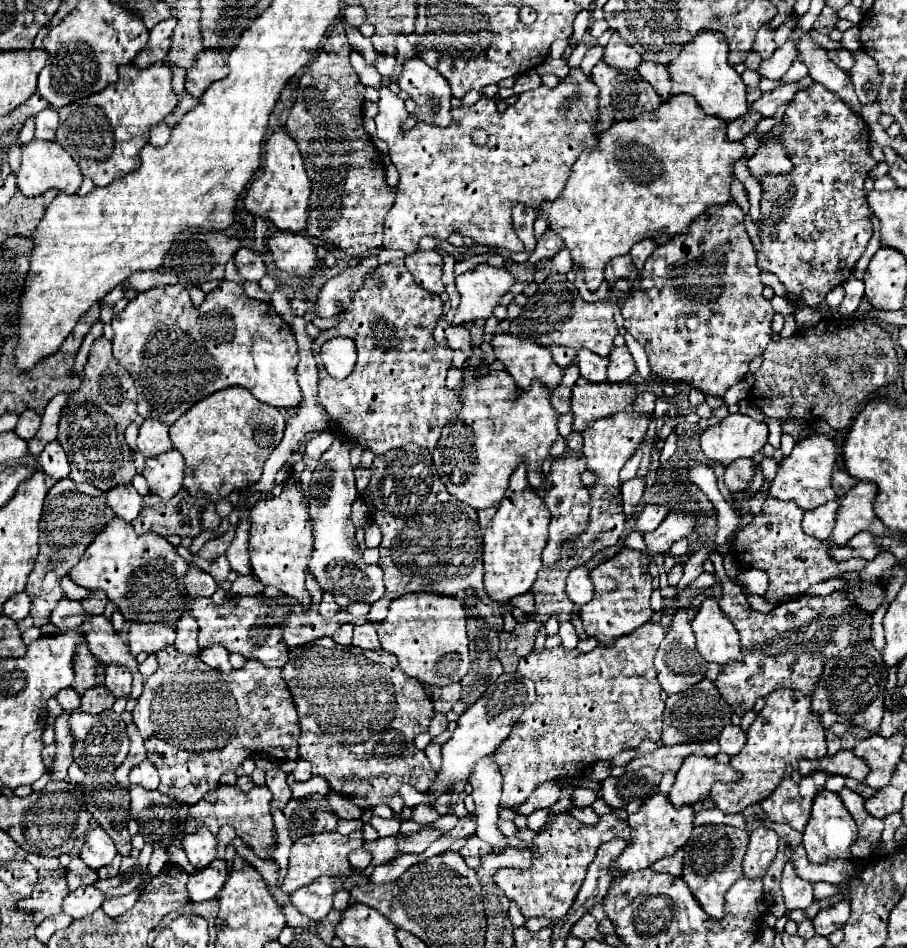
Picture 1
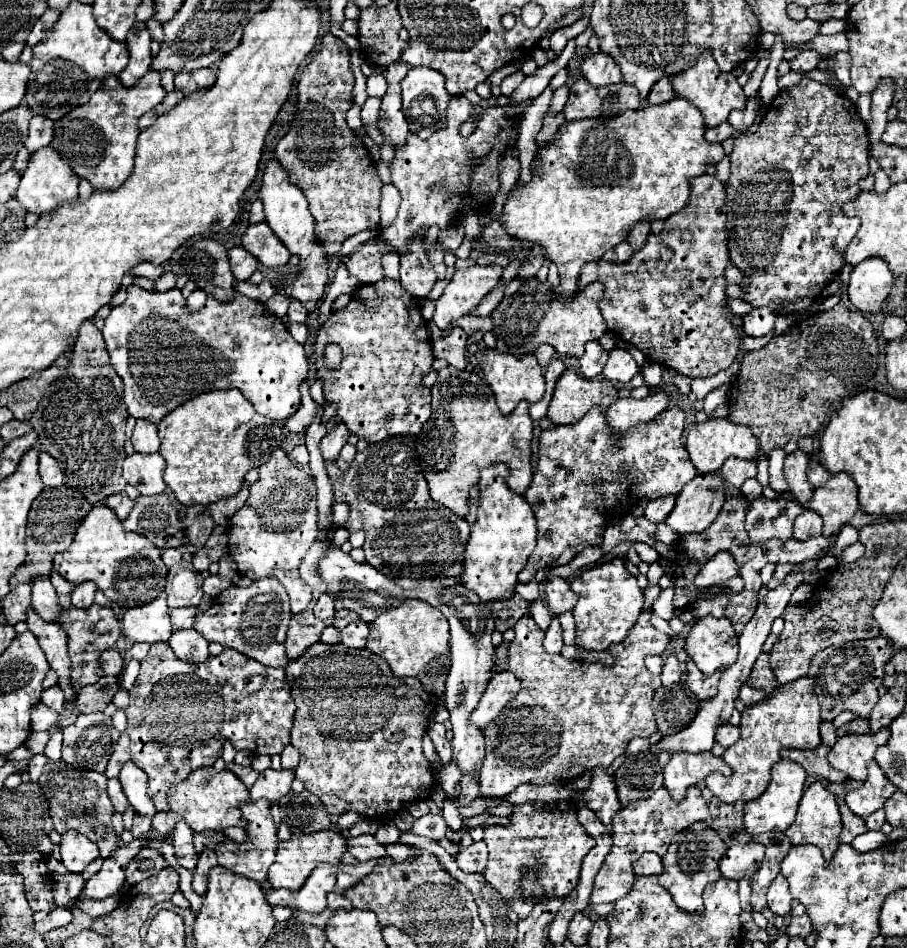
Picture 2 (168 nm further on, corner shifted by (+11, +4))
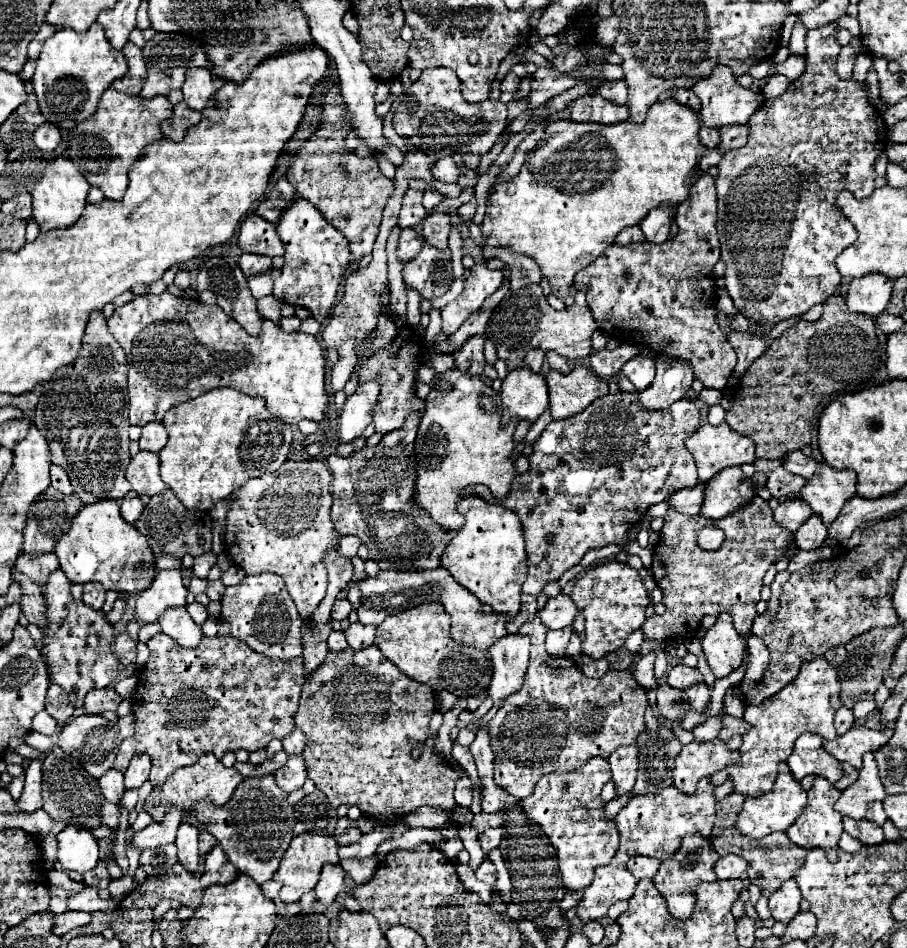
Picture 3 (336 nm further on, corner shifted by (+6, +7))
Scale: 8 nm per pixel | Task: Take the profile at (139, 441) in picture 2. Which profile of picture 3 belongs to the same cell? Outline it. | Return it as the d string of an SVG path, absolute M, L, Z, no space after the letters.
M148 422L146 426L142 426L142 436L138 442L140 442L140 450L160 452L168 442L168 432L160 422Z

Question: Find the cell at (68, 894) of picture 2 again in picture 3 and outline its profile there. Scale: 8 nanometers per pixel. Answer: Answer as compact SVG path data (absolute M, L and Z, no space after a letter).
M54 890L52 892L52 902L50 902L50 910L54 914L60 914L66 910L66 904L68 904L68 892L64 890Z

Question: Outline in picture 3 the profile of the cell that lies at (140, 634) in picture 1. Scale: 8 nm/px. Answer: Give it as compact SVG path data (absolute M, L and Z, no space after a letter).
M164 570L156 574L152 588L136 598L136 620L140 626L152 624L158 622L164 612L178 606L186 606L186 586L180 570Z

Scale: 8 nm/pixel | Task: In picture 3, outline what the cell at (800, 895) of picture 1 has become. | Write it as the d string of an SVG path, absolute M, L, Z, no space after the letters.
M794 878L786 880L776 892L772 892L772 896L768 900L772 918L780 920L780 922L790 922L796 916L796 912L800 910L798 908L800 900L802 900L802 894L800 894L796 880Z

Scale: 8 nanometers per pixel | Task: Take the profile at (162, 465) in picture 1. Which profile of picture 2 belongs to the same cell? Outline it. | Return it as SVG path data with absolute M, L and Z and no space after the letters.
M133 453L125 457L123 463L125 481L137 487L141 495L159 495L167 487L163 481L163 469L165 469L165 461L159 453L151 453L151 455Z

